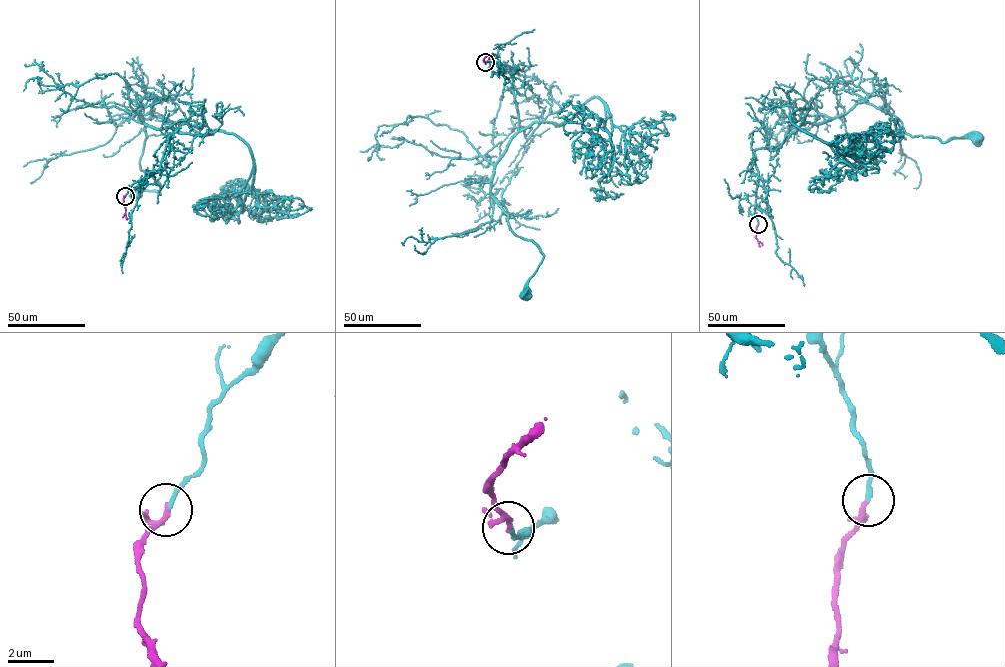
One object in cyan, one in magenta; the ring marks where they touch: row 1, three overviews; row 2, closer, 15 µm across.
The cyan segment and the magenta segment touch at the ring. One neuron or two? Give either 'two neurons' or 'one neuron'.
one neuron

